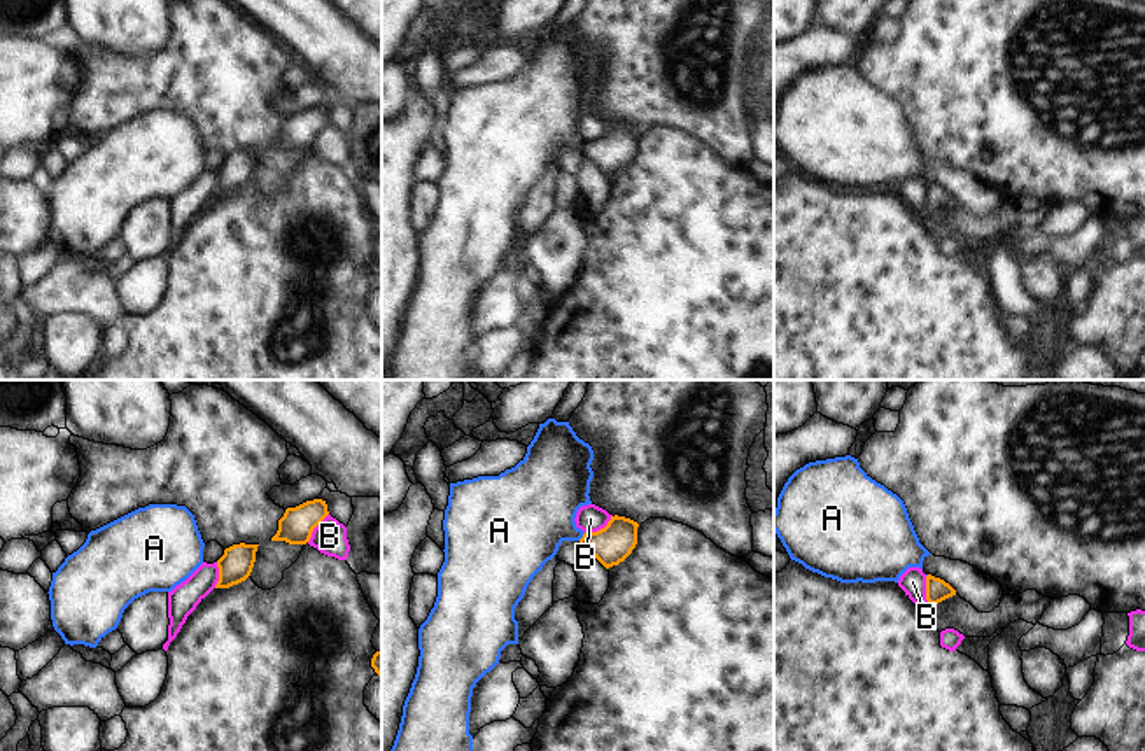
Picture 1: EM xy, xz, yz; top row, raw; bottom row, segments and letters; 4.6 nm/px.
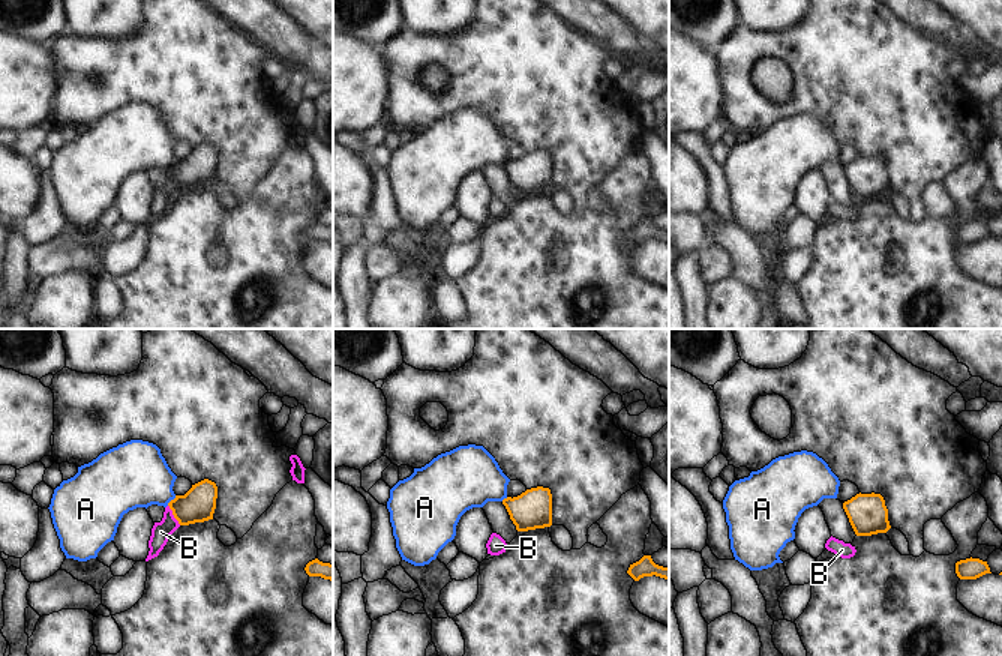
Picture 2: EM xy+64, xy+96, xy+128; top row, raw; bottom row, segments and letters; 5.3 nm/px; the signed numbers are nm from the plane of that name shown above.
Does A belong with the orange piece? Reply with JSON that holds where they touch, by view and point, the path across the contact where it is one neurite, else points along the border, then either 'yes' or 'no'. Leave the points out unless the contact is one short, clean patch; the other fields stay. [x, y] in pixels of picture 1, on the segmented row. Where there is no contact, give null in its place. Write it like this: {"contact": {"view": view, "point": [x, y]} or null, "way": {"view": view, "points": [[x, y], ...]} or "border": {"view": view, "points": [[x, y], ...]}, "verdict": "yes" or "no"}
{"contact": {"view": "xz", "point": [583, 536]}, "border": {"view": "xz", "points": [[585, 533], [578, 540]]}, "verdict": "no"}

